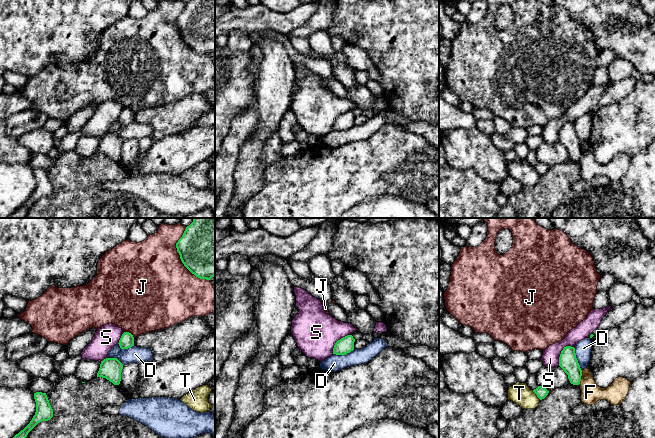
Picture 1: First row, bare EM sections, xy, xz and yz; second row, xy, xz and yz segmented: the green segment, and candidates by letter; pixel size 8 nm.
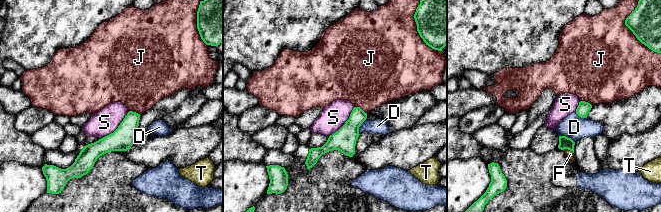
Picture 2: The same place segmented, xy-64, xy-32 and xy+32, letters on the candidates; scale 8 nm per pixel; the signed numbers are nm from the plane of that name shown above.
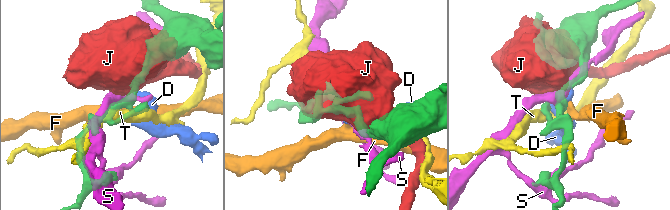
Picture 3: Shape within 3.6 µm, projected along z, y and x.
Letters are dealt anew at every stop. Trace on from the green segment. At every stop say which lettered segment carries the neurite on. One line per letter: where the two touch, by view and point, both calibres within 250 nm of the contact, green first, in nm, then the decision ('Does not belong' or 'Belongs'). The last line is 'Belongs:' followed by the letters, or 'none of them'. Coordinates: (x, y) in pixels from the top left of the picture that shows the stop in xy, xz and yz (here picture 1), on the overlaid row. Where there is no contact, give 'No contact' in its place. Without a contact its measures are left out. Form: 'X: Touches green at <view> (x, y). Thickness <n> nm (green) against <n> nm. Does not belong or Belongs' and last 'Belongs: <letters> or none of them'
D: Touches green at yz (576, 359). Thickness 150 nm (green) against 140 nm. Does not belong
F: Touches green at yz (580, 377). Thickness 150 nm (green) against 160 nm. Does not belong
J: Touches green at xy (180, 258). Thickness 480 nm (green) against 500 nm. Does not belong
S: Touches green at yz (561, 351). Thickness 150 nm (green) against 140 nm. Does not belong
T: Touches green at yz (536, 394). Thickness 90 nm (green) against 170 nm. Does not belong
Belongs: none of them

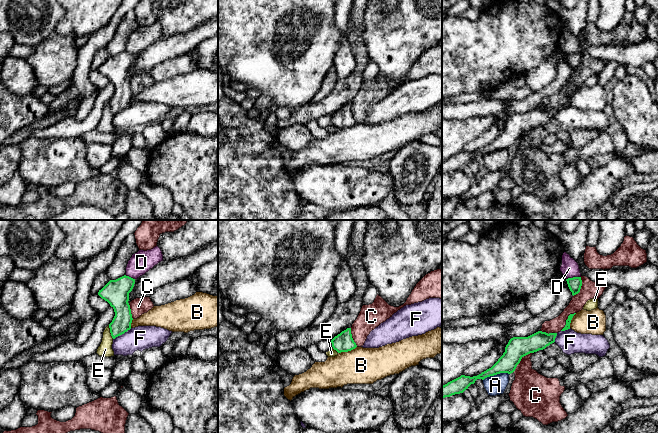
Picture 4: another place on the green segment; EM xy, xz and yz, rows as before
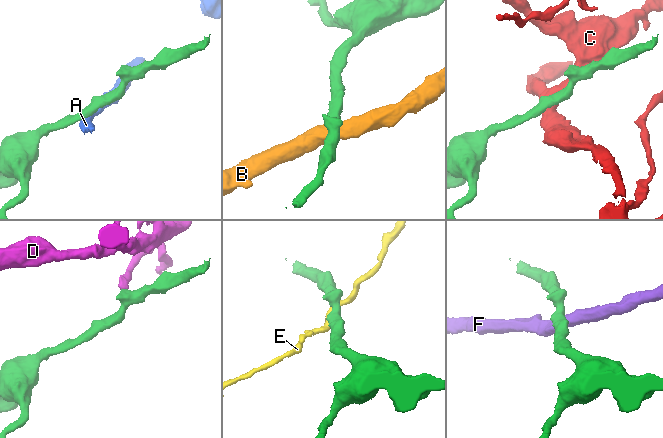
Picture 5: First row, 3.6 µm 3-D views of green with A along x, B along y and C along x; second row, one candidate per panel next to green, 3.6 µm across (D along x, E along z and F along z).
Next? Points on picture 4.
A: Touches green at yz (496, 374). Thickness 160 nm (green) against 160 nm. Does not belong
B: Touches green at xz (347, 351). Thickness 160 nm (green) against 280 nm. Does not belong
C: Touches green at yz (520, 360). Thickness 170 nm (green) against 300 nm. Does not belong
D: Touches green at yz (573, 277). Thickness 110 nm (green) against 140 nm. Does not belong
E: Touches green at xy (110, 332). Thickness 160 nm (green) against 110 nm. Does not belong
F: Touches green at xy (122, 333). Thickness 160 nm (green) against 190 nm. Does not belong
Belongs: none of them

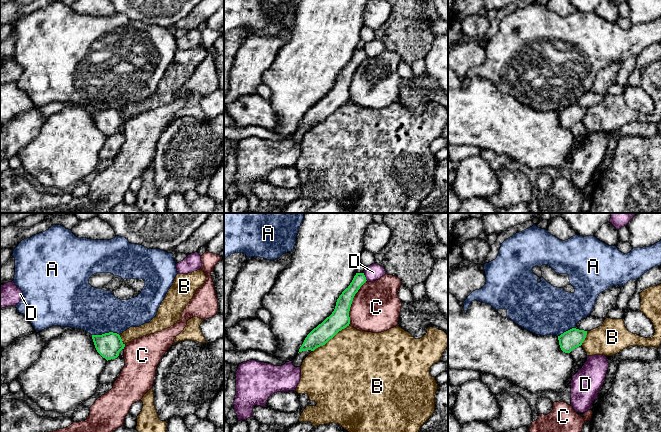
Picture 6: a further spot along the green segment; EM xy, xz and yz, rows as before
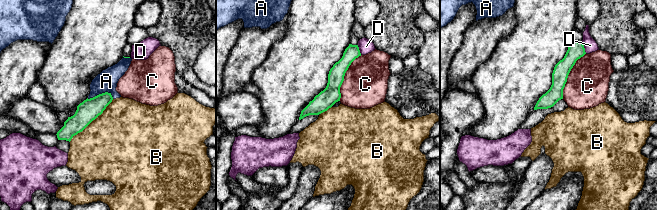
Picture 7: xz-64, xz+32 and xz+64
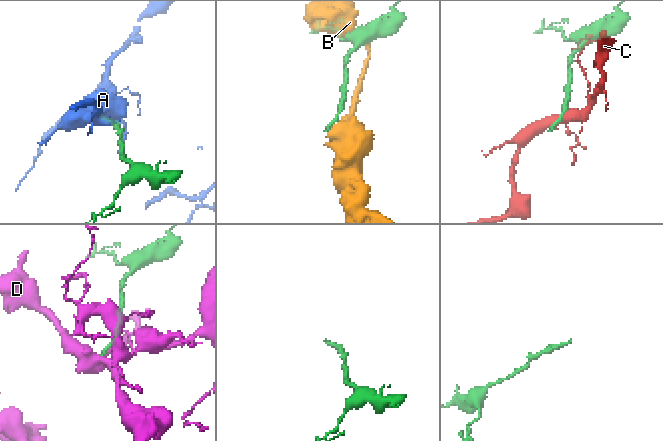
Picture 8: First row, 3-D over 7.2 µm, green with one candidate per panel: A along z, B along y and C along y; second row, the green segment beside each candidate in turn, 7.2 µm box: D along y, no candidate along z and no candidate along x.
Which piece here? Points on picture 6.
A: Touches green at xy (105, 333). Thickness 200 nm (green) against 360 nm. Belongs
B: Touches green at xz (331, 338). Thickness 160 nm (green) against 500 nm. Does not belong
C: Touches green at xz (351, 302). Thickness 160 nm (green) against 400 nm. Does not belong
D: Touches green at xz (364, 276). Thickness 110 nm (green) against 130 nm. Does not belong
Belongs: A

